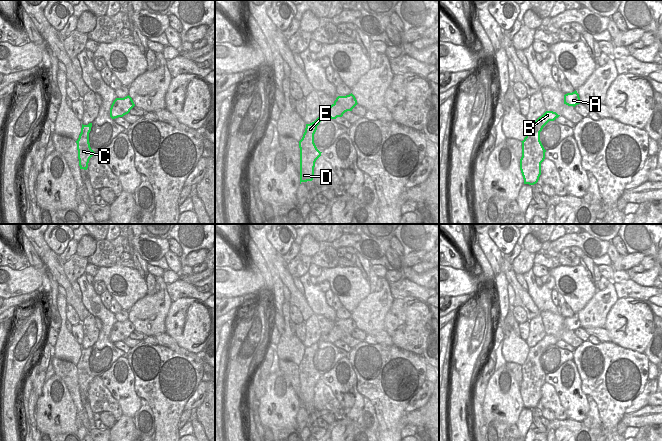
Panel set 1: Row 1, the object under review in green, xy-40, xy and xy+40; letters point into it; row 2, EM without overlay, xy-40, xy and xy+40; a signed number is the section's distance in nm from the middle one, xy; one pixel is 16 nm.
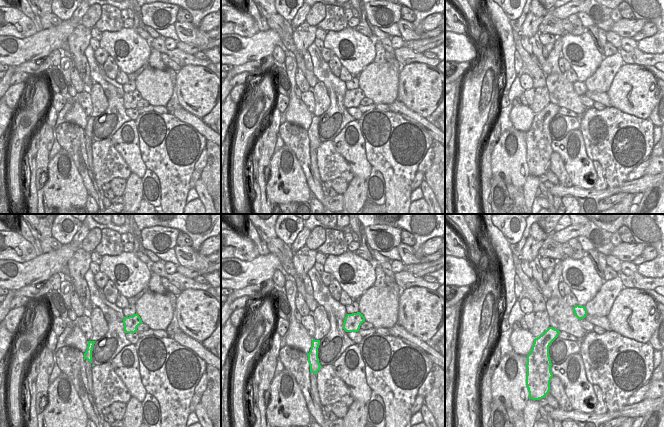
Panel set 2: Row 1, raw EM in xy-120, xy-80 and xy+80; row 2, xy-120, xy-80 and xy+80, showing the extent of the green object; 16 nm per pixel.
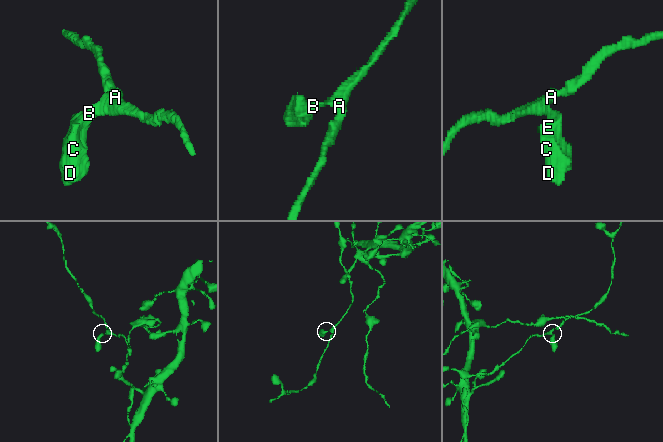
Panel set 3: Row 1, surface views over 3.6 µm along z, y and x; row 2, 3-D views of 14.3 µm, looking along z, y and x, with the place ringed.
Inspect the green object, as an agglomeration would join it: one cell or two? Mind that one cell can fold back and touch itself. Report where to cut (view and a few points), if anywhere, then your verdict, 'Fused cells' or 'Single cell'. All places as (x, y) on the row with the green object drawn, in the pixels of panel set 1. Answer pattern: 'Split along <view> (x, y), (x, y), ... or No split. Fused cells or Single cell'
No split. Single cell

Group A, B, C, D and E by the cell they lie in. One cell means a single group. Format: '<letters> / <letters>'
A B C D E

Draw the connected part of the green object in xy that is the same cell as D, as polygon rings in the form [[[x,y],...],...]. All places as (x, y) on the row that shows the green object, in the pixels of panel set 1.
[[[352,93],[346,96],[338,96],[331,106],[323,108],[321,115],[314,122],[306,124],[303,137],[299,141],[300,184],[312,181],[314,178],[315,162],[322,153],[314,143],[314,134],[321,120],[323,118],[336,119],[342,117],[345,112],[352,111],[357,104],[357,100]]]

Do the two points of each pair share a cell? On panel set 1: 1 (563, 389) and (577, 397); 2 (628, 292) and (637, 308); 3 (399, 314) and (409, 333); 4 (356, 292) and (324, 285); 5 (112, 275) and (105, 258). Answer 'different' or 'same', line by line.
1: same
2: different
3: same
4: different
5: different

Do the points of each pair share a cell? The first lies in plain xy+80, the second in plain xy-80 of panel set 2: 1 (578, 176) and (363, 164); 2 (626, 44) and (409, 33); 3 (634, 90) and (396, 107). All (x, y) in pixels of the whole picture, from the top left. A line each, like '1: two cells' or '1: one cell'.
1: one cell
2: one cell
3: two cells

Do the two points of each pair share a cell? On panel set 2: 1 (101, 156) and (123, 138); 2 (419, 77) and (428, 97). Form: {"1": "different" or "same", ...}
{"1": "different", "2": "same"}

